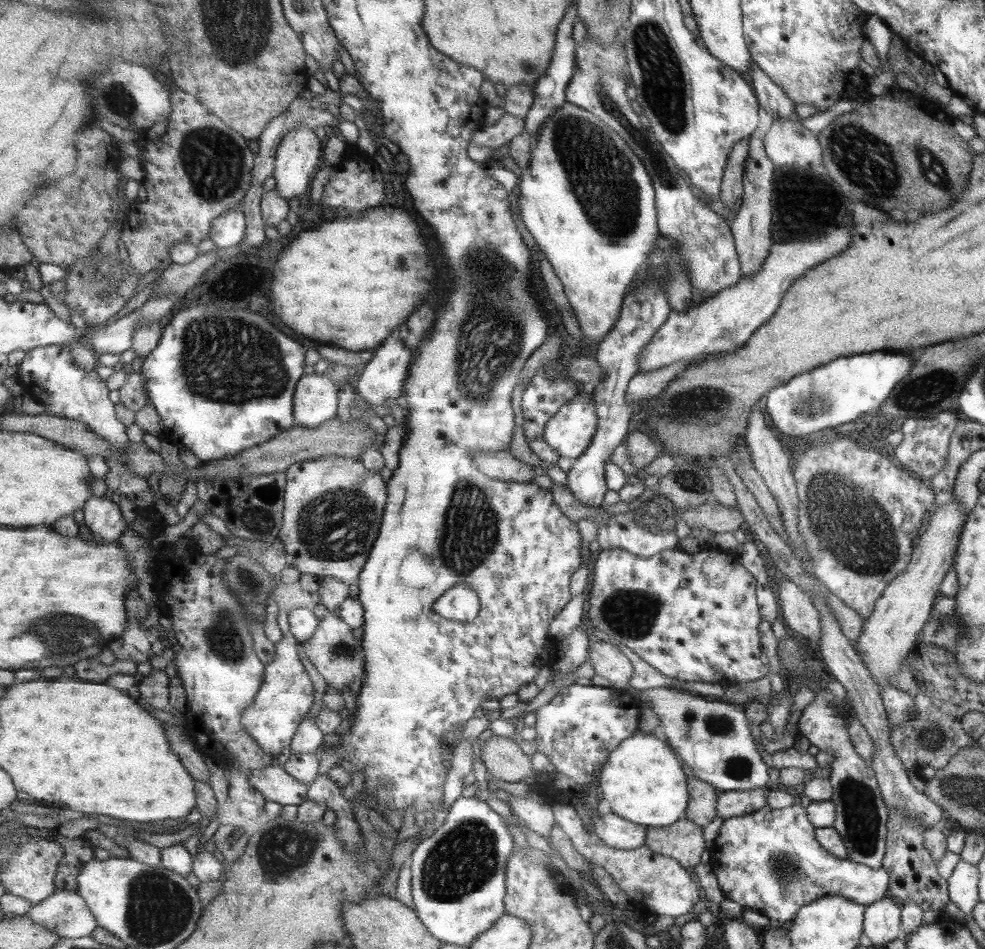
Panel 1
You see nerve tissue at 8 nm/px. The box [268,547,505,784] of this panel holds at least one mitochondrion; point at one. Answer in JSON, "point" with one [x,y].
{"point":[340,650]}

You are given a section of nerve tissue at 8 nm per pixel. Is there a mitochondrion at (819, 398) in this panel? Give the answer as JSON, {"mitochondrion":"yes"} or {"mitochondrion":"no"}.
{"mitochondrion":"yes"}

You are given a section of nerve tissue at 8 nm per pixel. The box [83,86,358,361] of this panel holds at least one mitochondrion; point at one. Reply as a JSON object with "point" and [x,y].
{"point":[213,160]}

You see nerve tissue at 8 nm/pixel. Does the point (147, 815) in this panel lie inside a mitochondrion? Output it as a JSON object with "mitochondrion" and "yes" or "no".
{"mitochondrion":"no"}

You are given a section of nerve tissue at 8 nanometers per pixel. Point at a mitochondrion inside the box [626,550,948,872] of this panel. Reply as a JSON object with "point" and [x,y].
{"point":[860,812]}

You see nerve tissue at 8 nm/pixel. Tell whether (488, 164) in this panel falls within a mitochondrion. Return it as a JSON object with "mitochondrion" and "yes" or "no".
{"mitochondrion":"no"}

